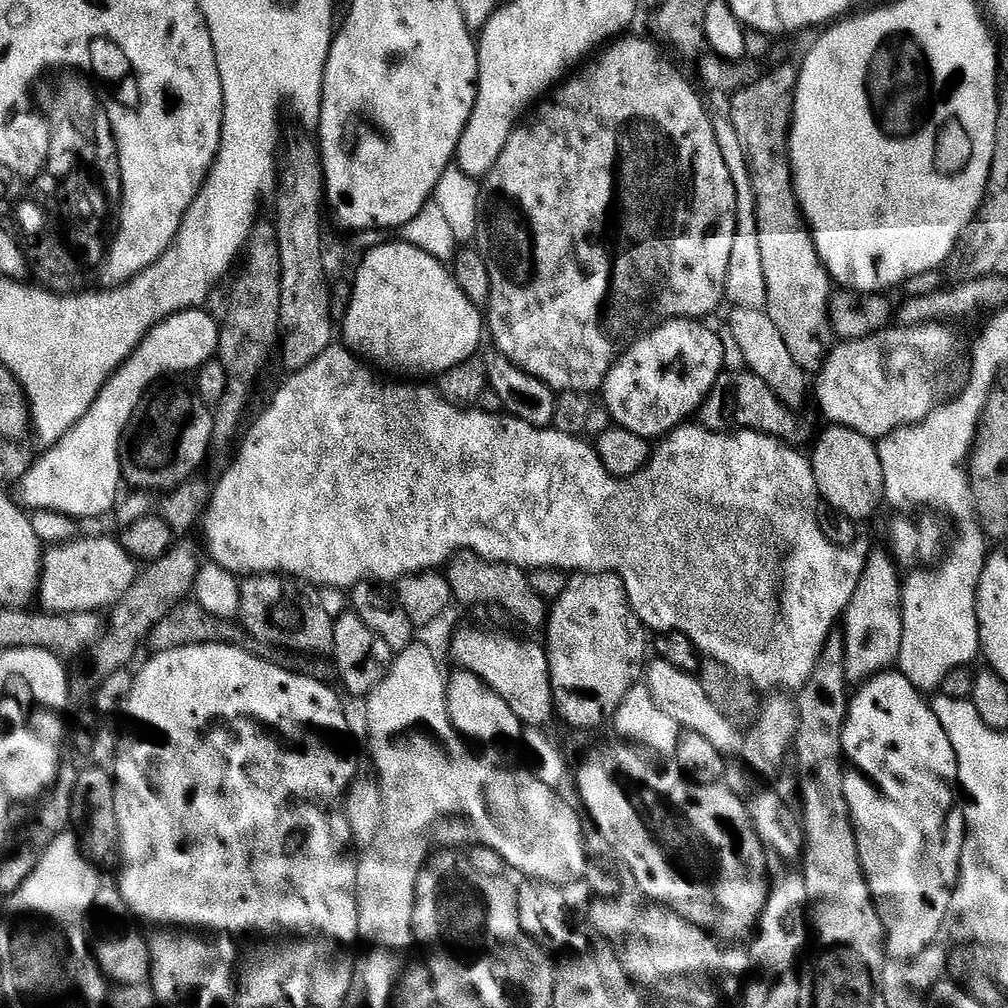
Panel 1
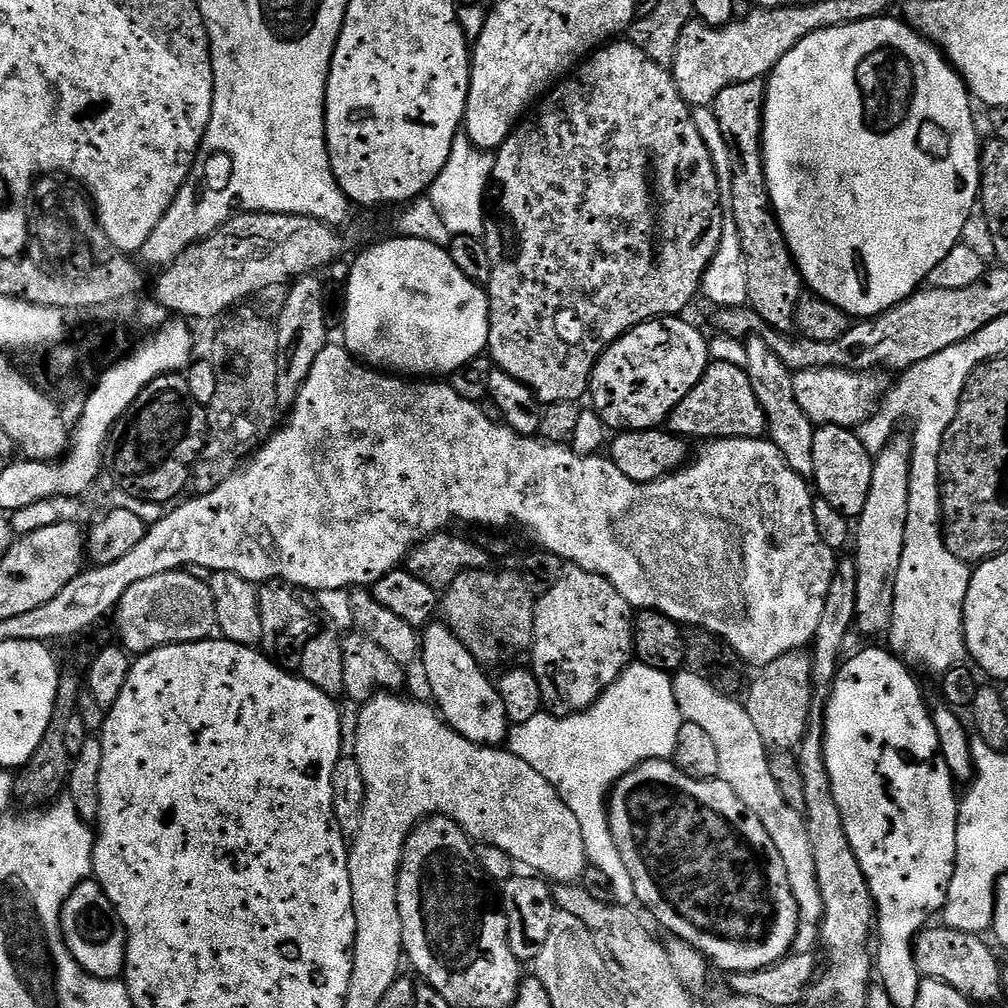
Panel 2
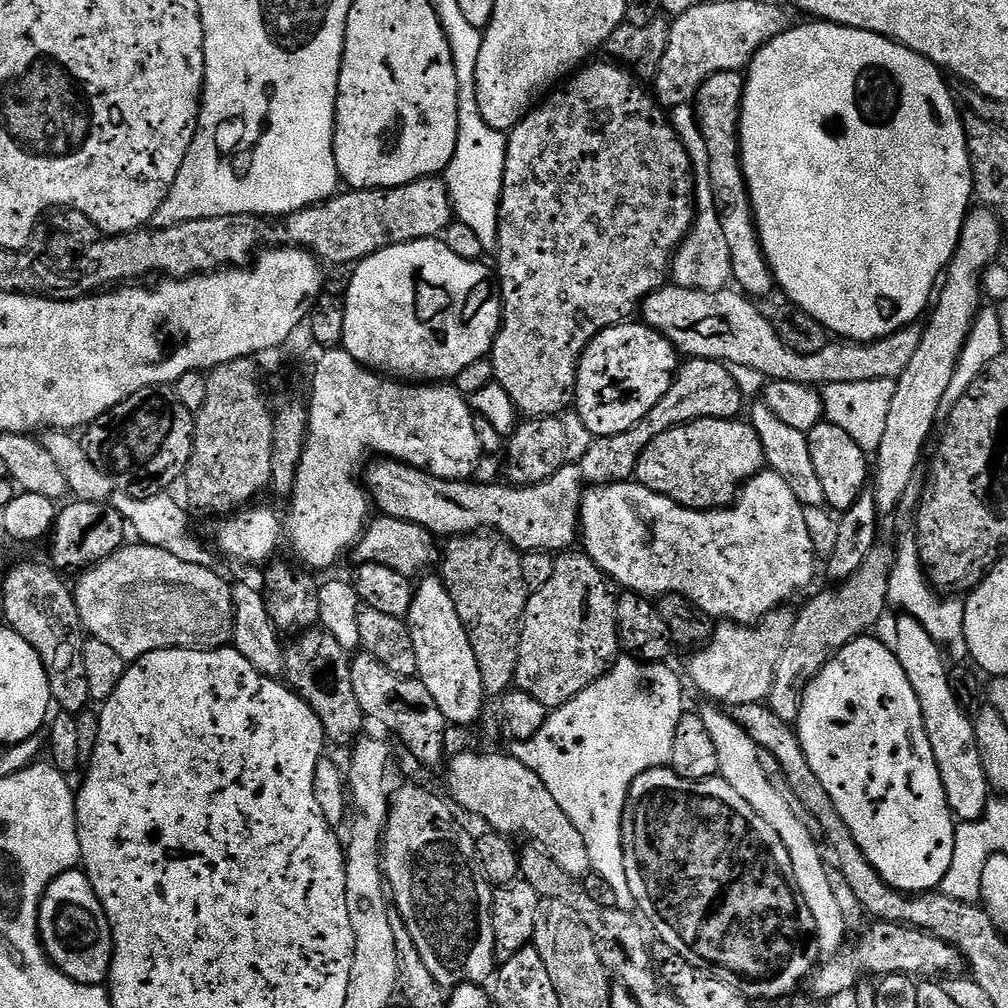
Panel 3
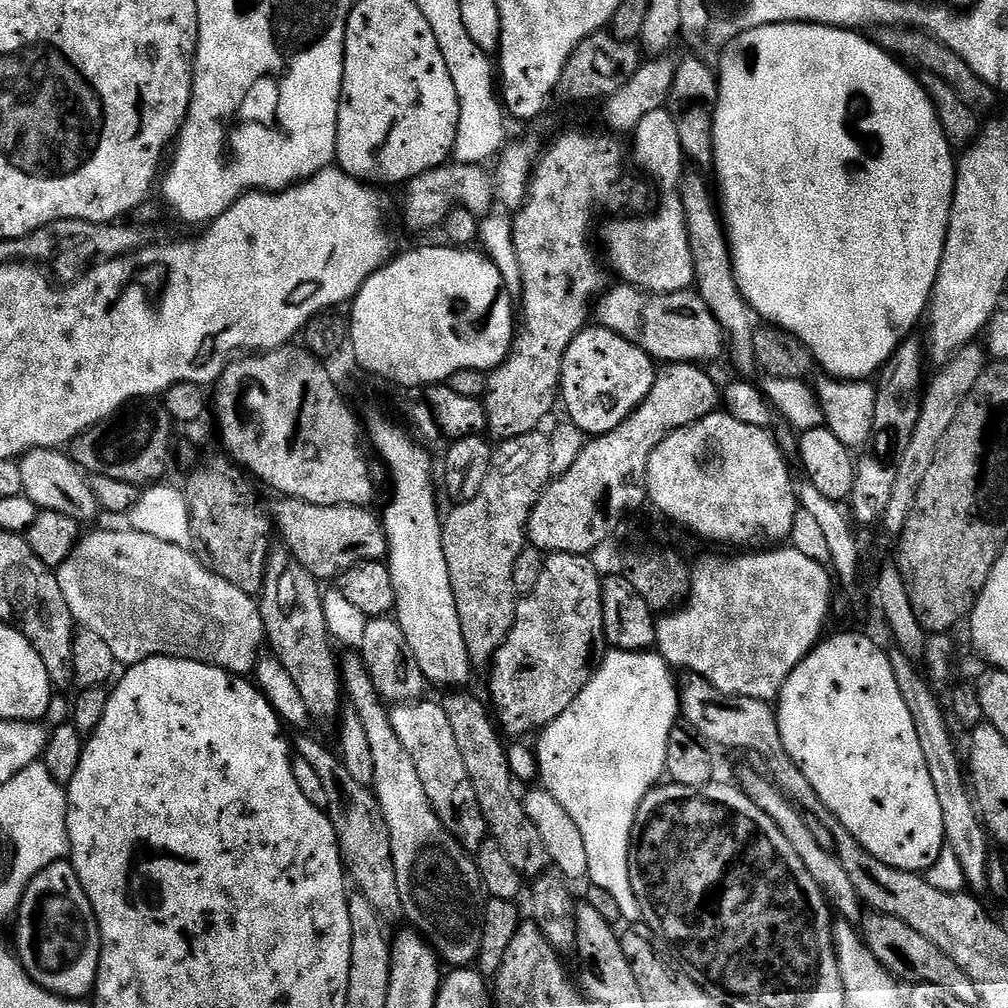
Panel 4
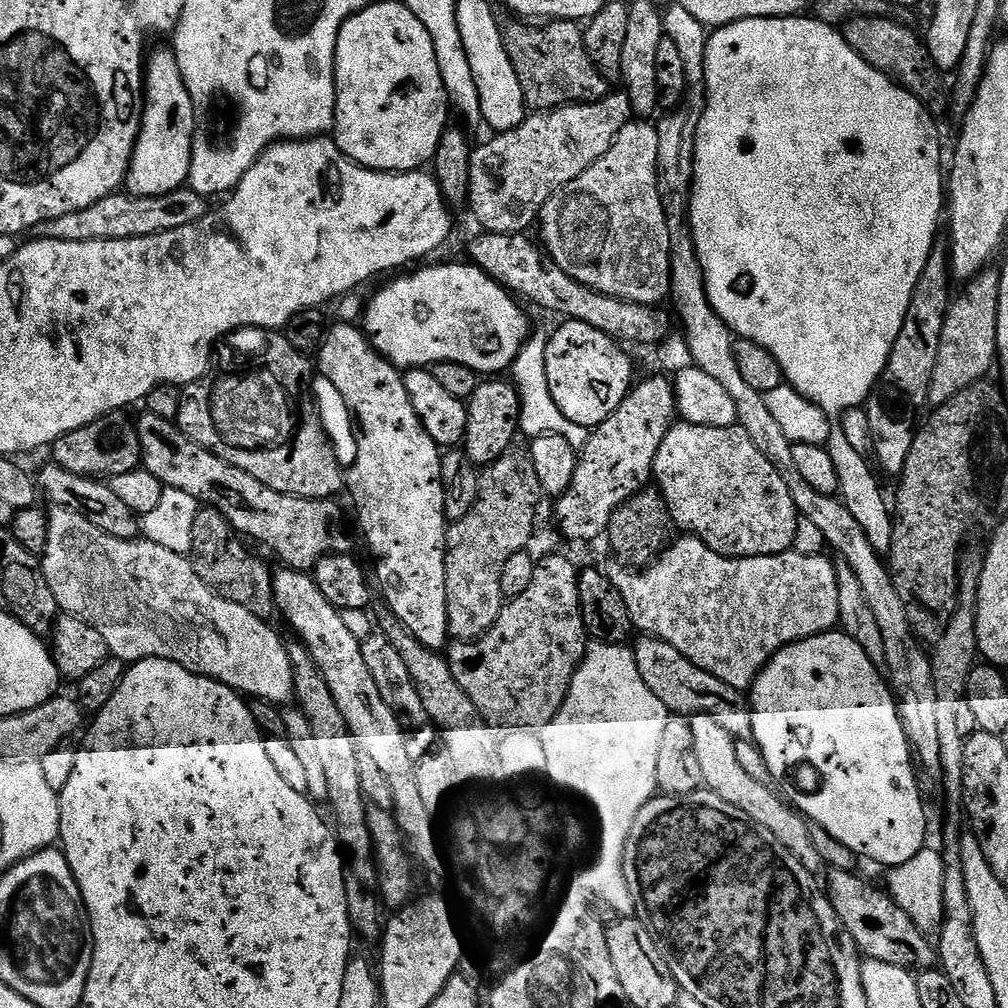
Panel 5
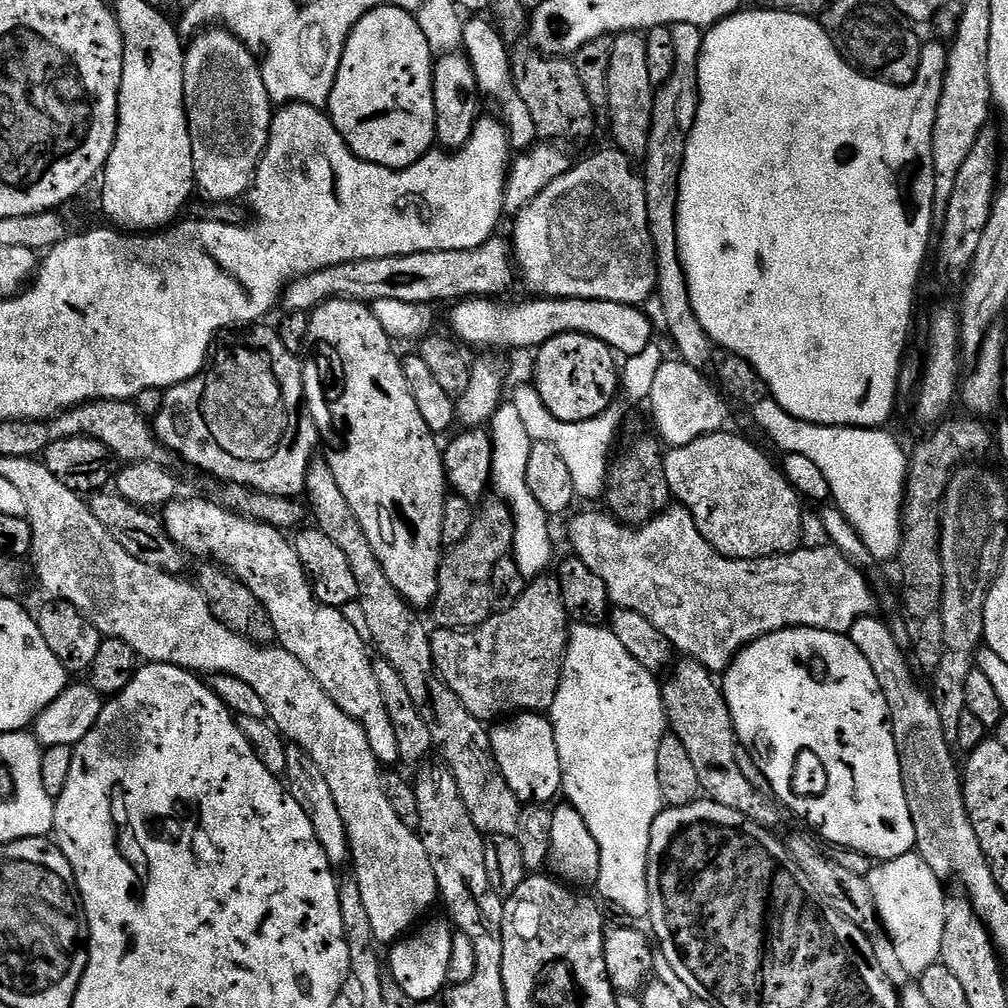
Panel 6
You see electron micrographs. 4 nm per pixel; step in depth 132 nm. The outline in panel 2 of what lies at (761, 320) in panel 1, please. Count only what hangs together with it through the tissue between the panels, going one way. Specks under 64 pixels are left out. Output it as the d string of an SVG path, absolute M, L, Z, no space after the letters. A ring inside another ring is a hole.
M763 335L747 337L744 348L743 367L750 378L750 386L754 386L754 394L758 402L762 402L762 410L768 423L767 439L779 450L782 458L802 477L811 478L814 474L814 434L816 428L810 418L806 418L802 406L798 406L798 398L794 394L794 373L787 368L774 354Z

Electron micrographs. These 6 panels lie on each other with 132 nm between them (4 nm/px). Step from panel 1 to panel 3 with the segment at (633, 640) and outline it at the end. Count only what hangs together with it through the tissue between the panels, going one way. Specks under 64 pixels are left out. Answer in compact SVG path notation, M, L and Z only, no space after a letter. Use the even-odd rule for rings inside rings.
M569 550L557 555L555 561L554 578L550 578L550 582L546 582L546 586L542 586L542 590L533 592L528 597L528 605L524 611L524 625L522 626L522 634L520 635L520 649L517 654L517 668L514 683L519 691L530 694L530 698L538 698L538 702L542 702L542 706L546 706L549 710L562 707L563 704L570 702L578 694L582 694L582 690L586 690L593 682L601 680L621 655L620 639L618 638L618 630L616 629L617 593L615 591L612 592L613 585L610 583L608 577L605 576L600 567L587 554L580 550Z

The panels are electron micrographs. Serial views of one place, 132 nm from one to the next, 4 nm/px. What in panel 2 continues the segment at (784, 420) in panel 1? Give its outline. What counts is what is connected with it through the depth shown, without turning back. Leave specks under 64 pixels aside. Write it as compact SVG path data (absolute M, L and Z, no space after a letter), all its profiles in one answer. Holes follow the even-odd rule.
M713 359L702 374L698 386L678 402L670 417L670 428L681 438L697 436L700 442L714 440L759 440L768 431L762 402L750 386L747 371L739 363ZM737 364L737 365L736 365ZM672 424L672 425L671 425Z

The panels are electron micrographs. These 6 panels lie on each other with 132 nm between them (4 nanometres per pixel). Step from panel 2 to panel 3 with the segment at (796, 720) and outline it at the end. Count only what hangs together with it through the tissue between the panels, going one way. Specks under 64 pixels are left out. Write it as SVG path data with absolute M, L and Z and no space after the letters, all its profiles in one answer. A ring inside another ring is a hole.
M884 542L877 543L876 548L870 550L866 562L862 562L862 566L858 566L858 570L850 574L850 578L839 581L835 586L828 586L832 588L818 593L801 612L795 613L796 621L790 630L790 638L782 650L782 658L778 662L778 670L774 676L774 686L770 688L766 701L768 708L778 718L782 718L782 722L795 725L798 714L802 710L804 691L808 689L810 682L814 682L818 673L836 657L838 650L842 650L859 636L869 635L873 631L872 627L883 618L884 611L889 611L887 591L890 585L890 574L894 570L895 556L896 550L891 543L889 545Z

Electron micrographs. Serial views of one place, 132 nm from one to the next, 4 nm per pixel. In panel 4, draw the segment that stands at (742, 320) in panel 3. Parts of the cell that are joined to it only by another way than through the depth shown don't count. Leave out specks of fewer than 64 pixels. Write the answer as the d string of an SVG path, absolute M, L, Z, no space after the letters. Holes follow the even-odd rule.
M617 283L617 288L609 287L595 301L594 320L599 327L610 330L626 342L638 346L647 356L657 362L669 364L695 364L704 360L716 360L726 352L726 337L718 318L710 314L710 306L702 300L699 294L689 290L686 292L644 292L641 288L634 288L631 284Z

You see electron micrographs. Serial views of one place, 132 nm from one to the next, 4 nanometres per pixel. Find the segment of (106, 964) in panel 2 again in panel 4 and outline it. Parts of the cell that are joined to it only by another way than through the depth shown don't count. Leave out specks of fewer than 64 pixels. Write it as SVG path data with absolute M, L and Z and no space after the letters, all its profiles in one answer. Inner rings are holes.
M67 859L59 860L57 864L46 866L46 870L42 870L30 882L30 886L26 886L26 890L22 894L20 908L16 911L14 917L14 925L16 924L16 944L14 940L15 955L20 957L20 965L30 974L30 978L38 986L42 986L47 992L52 992L56 996L63 996L70 1000L79 1000L87 997L95 989L96 975L98 974L98 962L100 961L100 927L96 921L96 915L92 912L90 906L90 898L86 898L86 890L82 890L82 882L78 882L78 874L73 870L71 863Z

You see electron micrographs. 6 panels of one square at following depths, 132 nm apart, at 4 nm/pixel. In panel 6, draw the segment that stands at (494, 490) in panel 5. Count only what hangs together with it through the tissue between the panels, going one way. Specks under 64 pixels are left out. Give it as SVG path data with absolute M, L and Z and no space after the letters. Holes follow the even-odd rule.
M499 498L485 499L475 509L475 513L476 517L470 526L470 534L466 534L466 538L462 538L462 542L451 545L443 553L440 561L438 594L432 600L430 609L430 615L432 615L434 622L433 625L436 628L459 628L461 630L476 628L482 622L486 622L489 616L493 615L490 582L494 574L494 566L502 557L511 553L512 539L514 538L514 522L511 510Z

